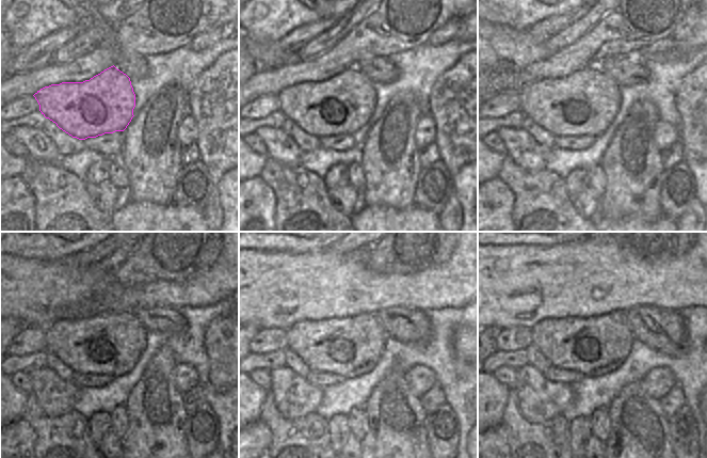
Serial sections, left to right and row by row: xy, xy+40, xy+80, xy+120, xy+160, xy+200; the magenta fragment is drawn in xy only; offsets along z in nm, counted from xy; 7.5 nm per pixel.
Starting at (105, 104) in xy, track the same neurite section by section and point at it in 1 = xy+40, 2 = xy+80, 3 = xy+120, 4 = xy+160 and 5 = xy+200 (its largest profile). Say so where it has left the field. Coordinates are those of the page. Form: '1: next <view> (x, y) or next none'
1: next xy+40 (342, 105)
2: next xy+80 (585, 103)
3: next xy+120 (108, 343)
4: next xy+160 (351, 347)
5: next xy+200 (595, 346)

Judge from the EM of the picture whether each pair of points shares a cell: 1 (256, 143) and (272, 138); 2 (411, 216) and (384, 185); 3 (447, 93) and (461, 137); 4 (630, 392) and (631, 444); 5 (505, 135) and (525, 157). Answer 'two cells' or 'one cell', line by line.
1: two cells
2: two cells
3: one cell
4: one cell
5: one cell

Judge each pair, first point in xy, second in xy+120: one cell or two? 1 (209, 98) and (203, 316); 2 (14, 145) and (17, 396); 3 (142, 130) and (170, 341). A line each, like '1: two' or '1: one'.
1: two
2: two
3: two

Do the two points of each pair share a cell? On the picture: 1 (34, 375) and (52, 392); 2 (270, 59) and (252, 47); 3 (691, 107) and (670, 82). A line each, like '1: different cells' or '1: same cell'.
1: same cell
2: same cell
3: different cells

